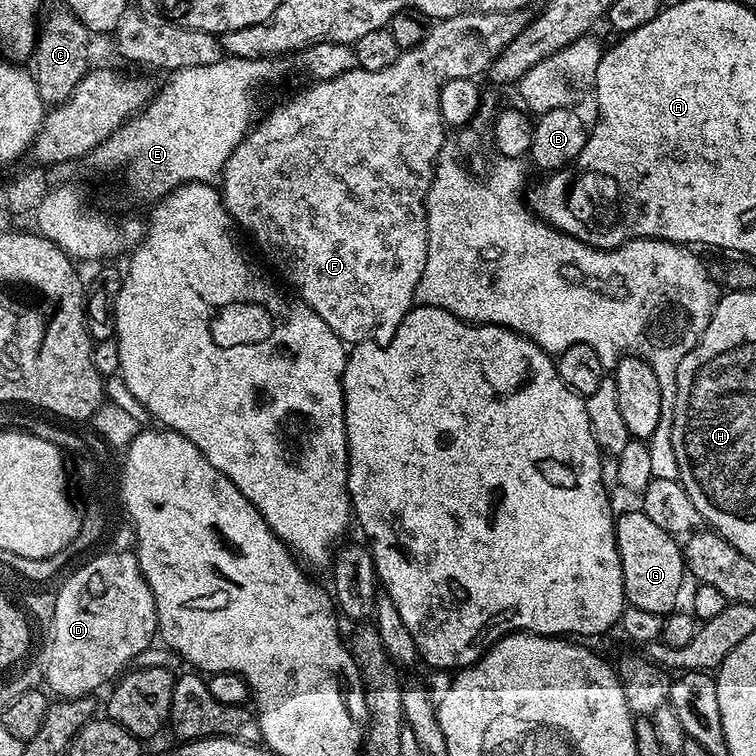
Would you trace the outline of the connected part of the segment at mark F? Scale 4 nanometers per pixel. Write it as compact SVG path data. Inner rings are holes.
M521 10L518 12L463 12L458 14L454 18L446 18L445 20L435 21L425 31L422 42L418 46L409 48L401 51L400 57L394 62L394 66L388 66L386 70L362 70L356 67L354 70L350 70L346 74L338 74L338 78L330 78L329 80L316 80L312 82L312 85L305 90L301 96L293 98L289 104L284 105L273 114L269 120L264 120L255 125L249 131L248 135L244 137L244 140L238 145L234 151L230 154L230 158L226 162L224 167L224 174L222 177L222 199L226 210L231 214L233 221L237 225L240 224L249 232L250 235L256 239L256 244L265 252L266 255L272 259L272 264L289 280L290 283L296 287L295 295L299 299L303 300L305 304L310 306L310 310L314 310L314 314L318 314L318 318L322 318L322 322L326 322L326 326L330 326L330 330L334 330L334 334L342 341L345 345L355 346L357 344L363 344L365 342L371 342L374 344L388 344L390 338L394 338L394 334L398 330L398 326L402 322L402 318L406 318L406 314L409 310L414 307L414 301L416 299L416 287L418 282L422 278L422 270L426 270L426 250L428 249L428 219L426 218L426 206L424 205L425 200L428 198L428 191L432 185L432 176L436 173L436 162L442 155L442 149L445 147L444 144L444 132L446 132L446 125L444 118L440 113L439 96L440 91L443 88L443 84L450 82L451 79L473 79L483 77L487 73L489 65L495 60L496 56L503 50L503 48L510 42L514 41L518 35L522 35L523 31L526 30L530 21L530 16L527 11Z

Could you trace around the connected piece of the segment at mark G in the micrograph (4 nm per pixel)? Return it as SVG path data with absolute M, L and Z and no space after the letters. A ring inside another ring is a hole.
M641 510L624 512L621 516L619 513L615 521L616 545L622 562L625 601L638 610L671 613L677 607L676 599L680 596L684 576L686 580L684 553L677 537L662 530Z

